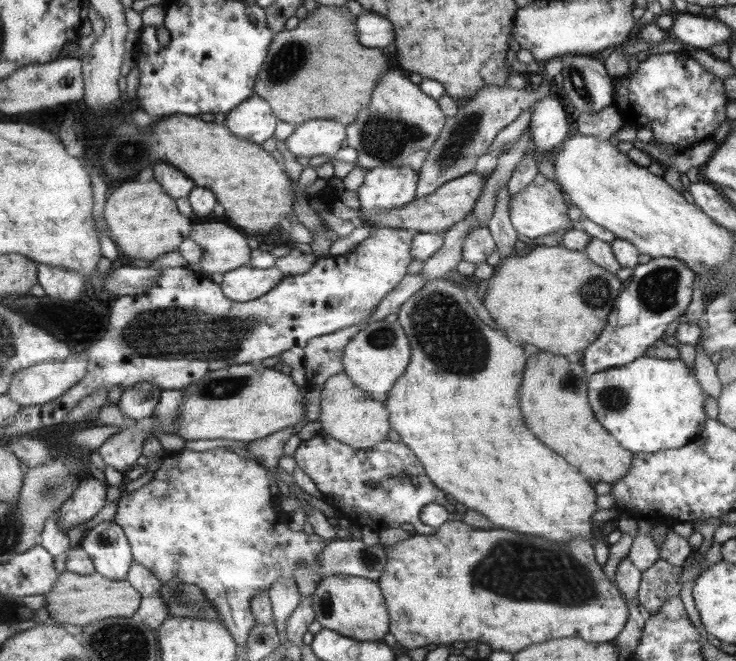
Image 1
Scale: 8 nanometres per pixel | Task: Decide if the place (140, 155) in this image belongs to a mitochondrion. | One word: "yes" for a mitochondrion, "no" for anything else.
yes

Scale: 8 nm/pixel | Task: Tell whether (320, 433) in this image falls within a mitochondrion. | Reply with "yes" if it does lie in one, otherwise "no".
no

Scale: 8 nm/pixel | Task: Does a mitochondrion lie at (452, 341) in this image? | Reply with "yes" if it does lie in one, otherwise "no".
yes

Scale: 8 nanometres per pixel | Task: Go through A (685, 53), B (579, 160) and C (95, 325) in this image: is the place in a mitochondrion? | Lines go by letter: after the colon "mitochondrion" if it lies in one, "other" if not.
A: other
B: other
C: other

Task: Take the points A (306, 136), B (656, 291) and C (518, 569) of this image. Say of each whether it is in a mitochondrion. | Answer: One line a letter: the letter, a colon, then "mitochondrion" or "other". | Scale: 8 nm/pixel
A: other
B: mitochondrion
C: mitochondrion

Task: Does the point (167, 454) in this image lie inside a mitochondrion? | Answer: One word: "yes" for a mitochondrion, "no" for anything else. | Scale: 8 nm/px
no

